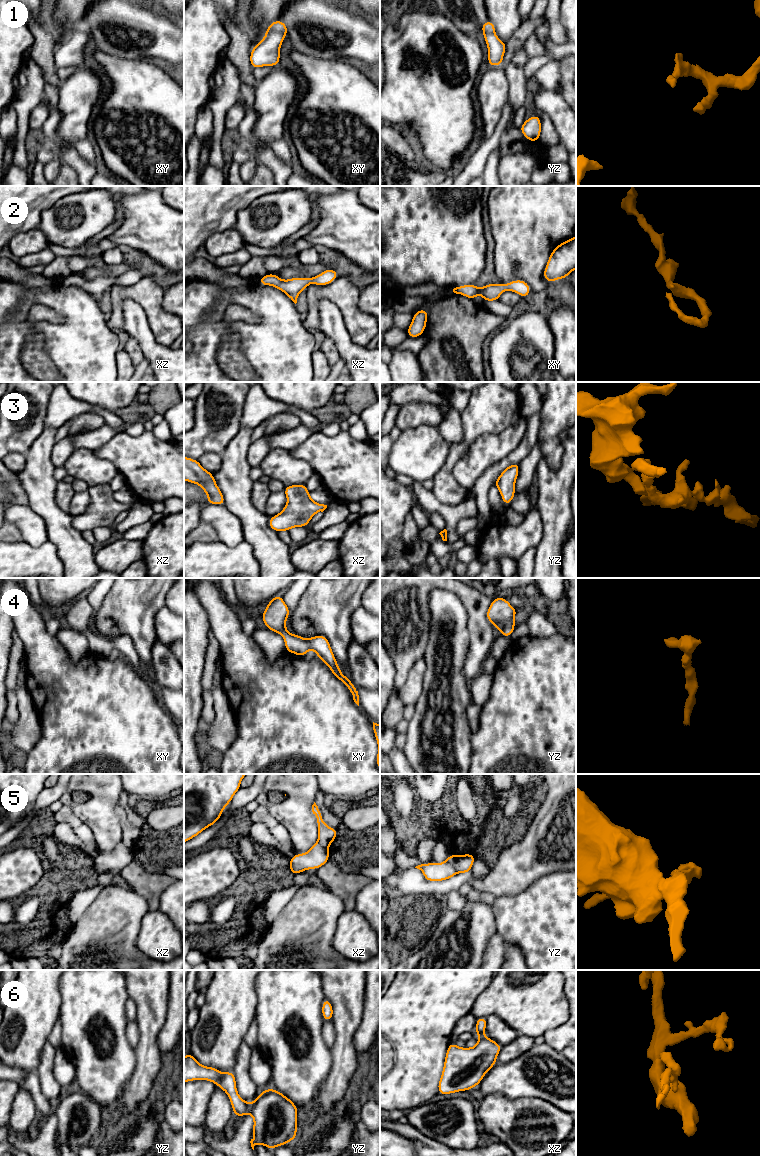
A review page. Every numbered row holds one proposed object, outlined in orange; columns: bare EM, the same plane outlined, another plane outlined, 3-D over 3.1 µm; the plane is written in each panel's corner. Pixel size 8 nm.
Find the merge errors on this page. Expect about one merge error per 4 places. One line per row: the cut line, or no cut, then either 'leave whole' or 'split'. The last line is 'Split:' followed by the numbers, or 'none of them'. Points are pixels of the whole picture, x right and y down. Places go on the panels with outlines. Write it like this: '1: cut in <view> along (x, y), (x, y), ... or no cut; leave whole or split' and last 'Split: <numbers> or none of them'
1: no cut; leave whole
2: no cut; leave whole
3: no cut; leave whole
4: no cut; leave whole
5: cut in yz along (447, 860), (457, 872); split
6: no cut; leave whole
Split: 5

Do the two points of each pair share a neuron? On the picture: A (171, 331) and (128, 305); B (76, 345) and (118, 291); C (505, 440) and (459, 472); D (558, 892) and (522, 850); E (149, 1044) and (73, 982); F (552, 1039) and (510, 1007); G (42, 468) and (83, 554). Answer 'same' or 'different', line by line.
A: different
B: different
C: same
D: different
E: different
F: different
G: same

